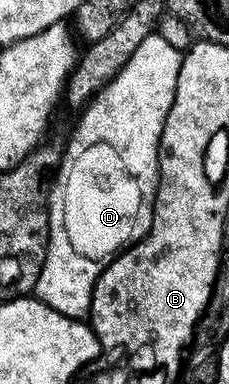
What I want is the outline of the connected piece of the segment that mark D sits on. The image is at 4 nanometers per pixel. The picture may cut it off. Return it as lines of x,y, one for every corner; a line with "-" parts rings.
151,34
144,38
140,46
136,47
136,52
132,54
132,58
128,58
126,65
110,79
109,84
105,85
89,104
85,105
84,111
81,113
83,116
79,118
78,125
75,126
74,133
70,136
70,141
64,144
62,165
58,168
58,175
54,177
54,183
50,190
50,241
48,242
48,254
46,255
44,266
40,270
40,278
33,290
33,295
37,299
48,305
52,310
56,310
61,316
71,316
73,320
82,320
90,311
92,290
107,264
127,246
141,240
152,226
154,195
158,193
158,149
162,143
162,127
166,121
168,110
174,101
174,91
176,91
176,82
178,81
181,65
182,52
170,46
159,34

